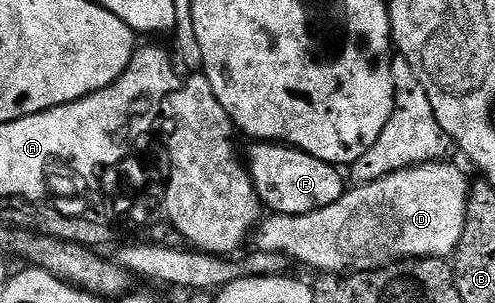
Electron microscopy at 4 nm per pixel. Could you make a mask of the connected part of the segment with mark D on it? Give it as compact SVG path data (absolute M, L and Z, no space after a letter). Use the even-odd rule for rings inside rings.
M448 159L428 161L402 171L394 171L377 181L349 188L330 207L322 207L306 215L277 213L261 220L254 230L255 248L261 253L280 253L289 262L301 261L324 275L351 275L384 269L398 261L414 257L448 259L455 254L466 227L466 207L470 177Z

